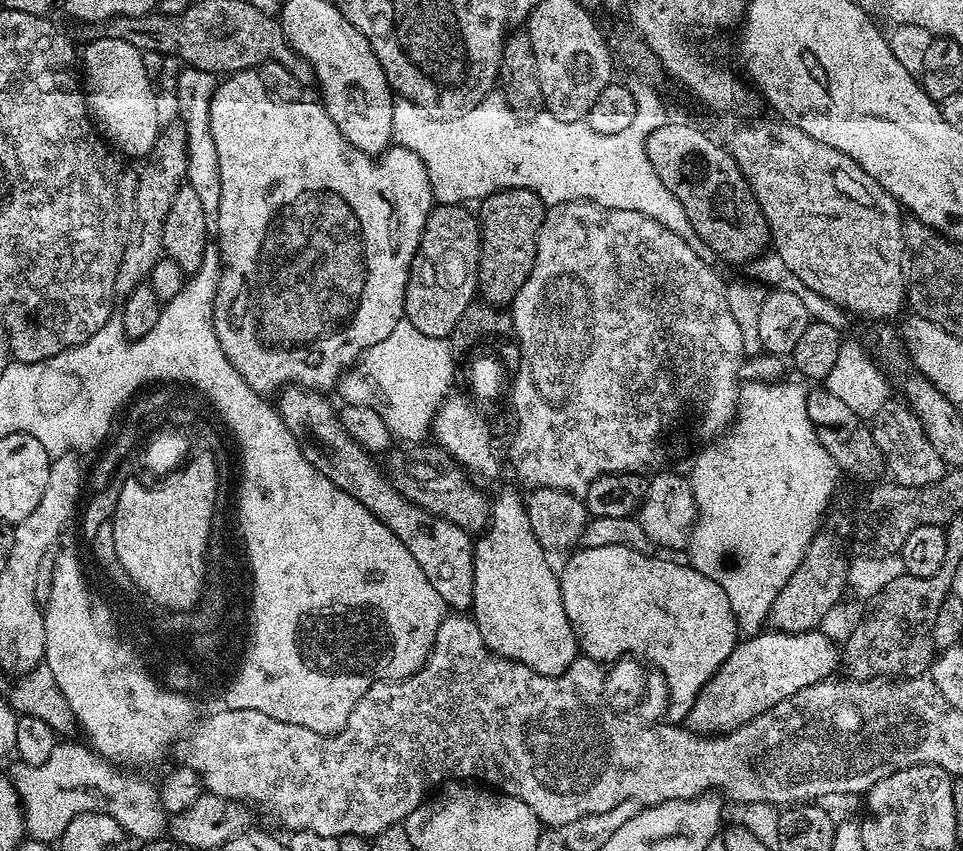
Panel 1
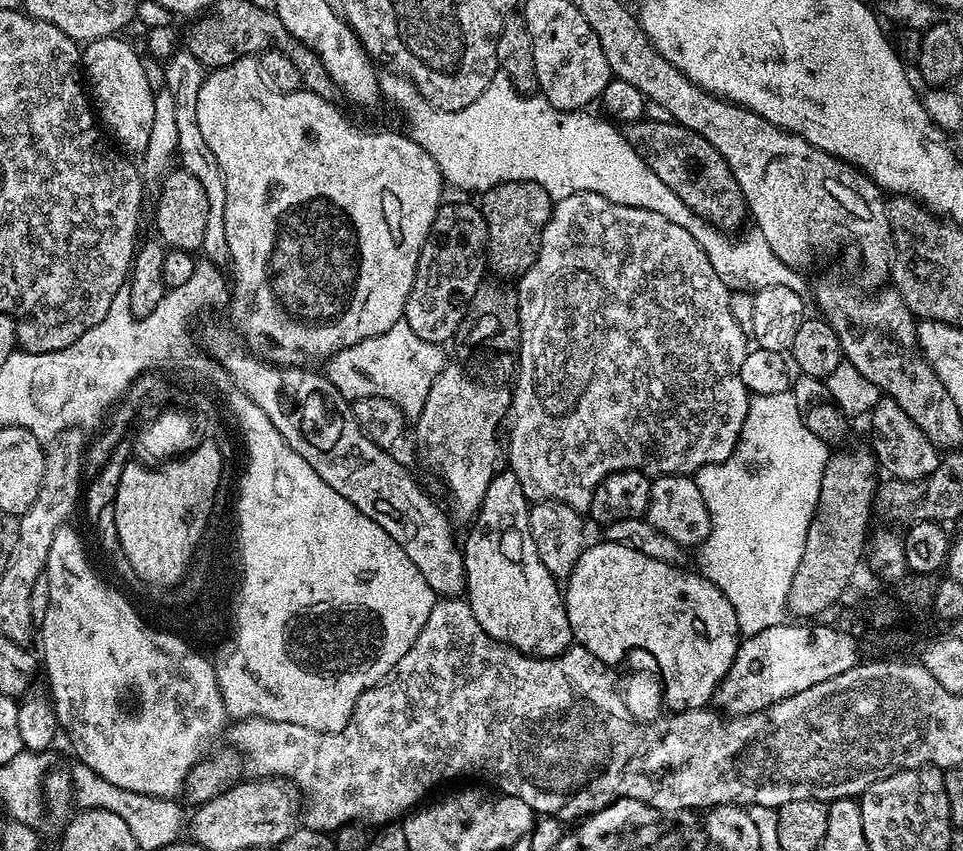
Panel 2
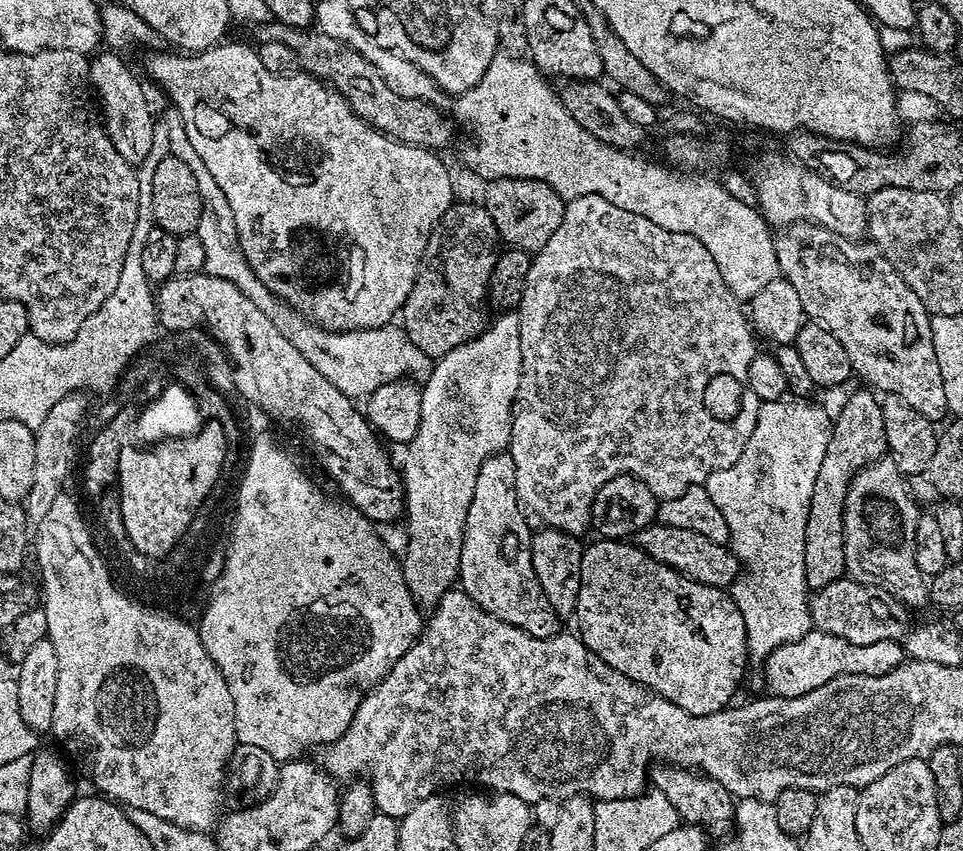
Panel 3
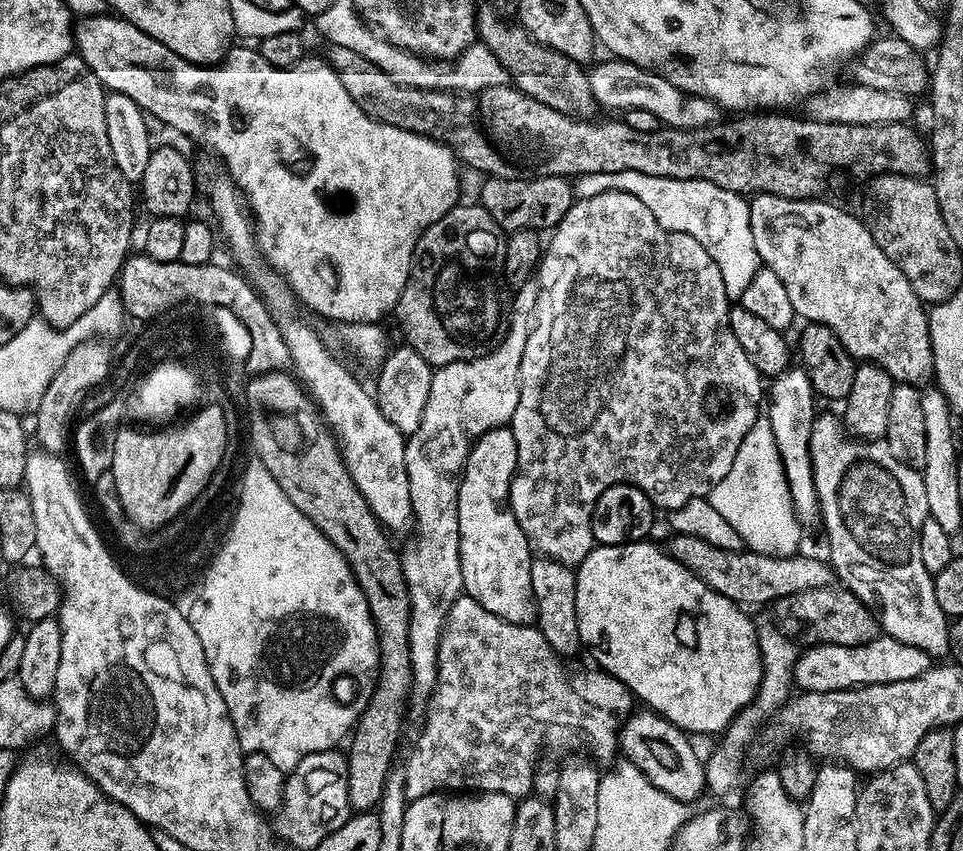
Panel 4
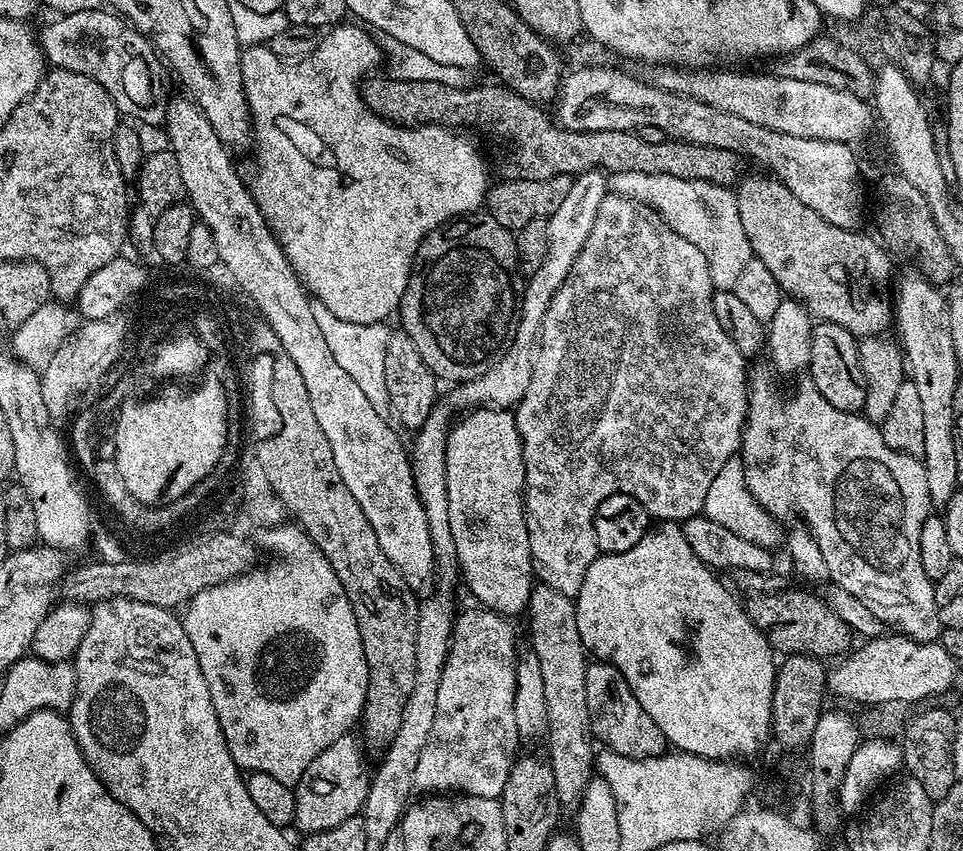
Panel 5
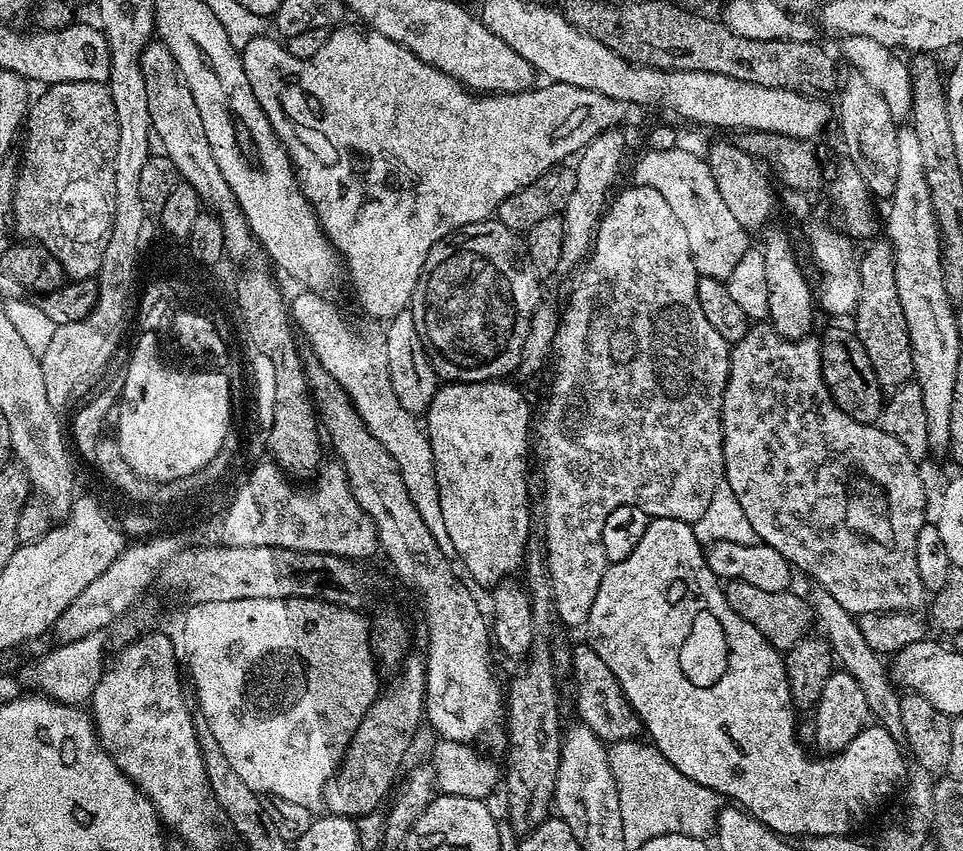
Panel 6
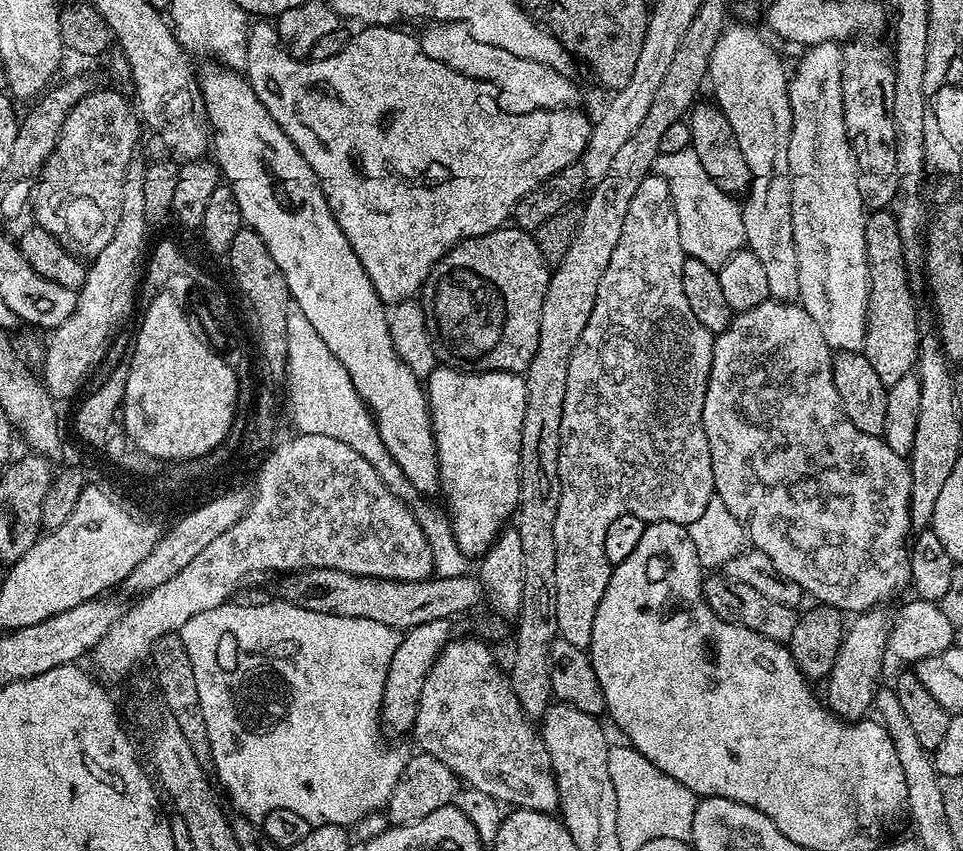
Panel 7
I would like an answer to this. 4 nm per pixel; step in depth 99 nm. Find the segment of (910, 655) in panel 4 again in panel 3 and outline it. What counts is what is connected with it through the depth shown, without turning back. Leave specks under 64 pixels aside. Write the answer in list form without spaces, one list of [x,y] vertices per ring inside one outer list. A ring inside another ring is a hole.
[[[813,630],[794,642],[778,646],[762,661],[762,668],[764,668],[764,684],[771,695],[798,698],[802,694],[810,694],[810,690],[818,690],[818,686],[826,686],[826,682],[839,676],[886,674],[899,664],[905,663],[905,660],[903,643],[898,640],[870,642],[870,646],[854,646],[854,642],[846,642],[846,638]]]

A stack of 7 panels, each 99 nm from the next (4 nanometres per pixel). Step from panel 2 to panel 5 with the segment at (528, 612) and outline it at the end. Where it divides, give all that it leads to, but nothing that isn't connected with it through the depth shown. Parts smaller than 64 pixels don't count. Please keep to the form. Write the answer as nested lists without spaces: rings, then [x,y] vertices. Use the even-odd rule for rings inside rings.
[[[473,408],[467,414],[461,415],[448,429],[446,442],[446,502],[450,502],[450,534],[454,534],[454,550],[459,575],[464,575],[464,584],[472,591],[477,605],[483,606],[490,612],[498,612],[505,618],[513,618],[525,611],[530,602],[530,594],[534,587],[534,565],[530,554],[530,538],[528,526],[524,517],[524,451],[522,438],[516,425],[516,417],[511,411],[503,408]]]

